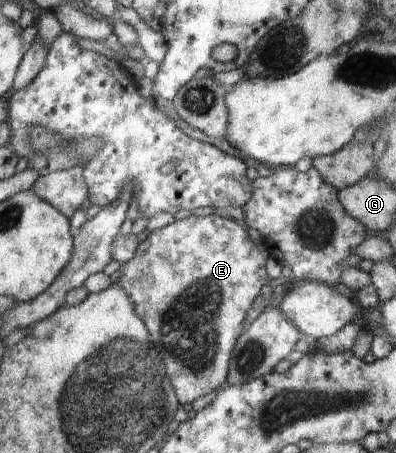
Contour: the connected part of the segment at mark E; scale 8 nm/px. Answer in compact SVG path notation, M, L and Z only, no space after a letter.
M191 215L189 218L182 220L174 220L167 226L151 231L149 236L139 243L135 256L123 264L121 271L115 277L122 289L126 290L128 298L132 300L132 304L139 318L143 319L145 326L150 334L150 339L156 344L158 353L162 356L164 365L171 384L173 385L176 397L180 404L185 404L197 400L200 396L205 396L213 390L219 390L228 378L228 364L233 350L236 346L237 339L247 330L244 324L247 312L251 308L253 301L257 298L259 291L265 283L269 282L268 274L266 273L266 260L270 256L266 247L261 244L257 245L247 235L246 226L231 216L222 217L220 215L196 216Z

